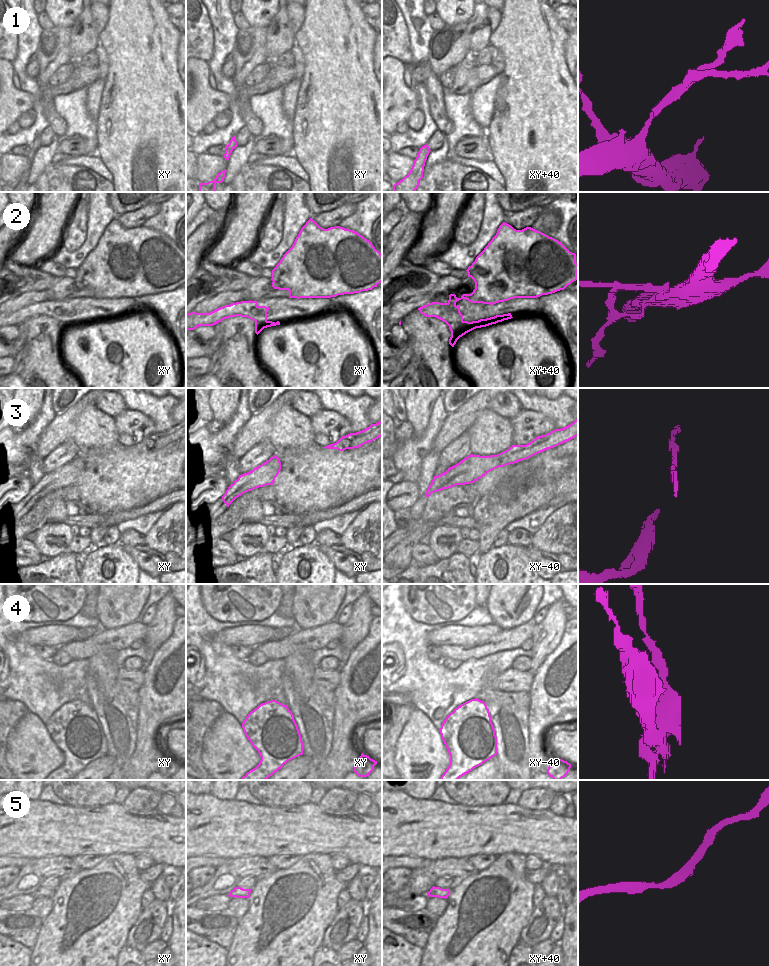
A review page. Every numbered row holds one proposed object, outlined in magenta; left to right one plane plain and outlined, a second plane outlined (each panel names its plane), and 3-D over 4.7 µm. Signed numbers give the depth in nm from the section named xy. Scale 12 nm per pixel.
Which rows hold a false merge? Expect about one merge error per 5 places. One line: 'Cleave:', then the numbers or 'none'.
Cleave: 1, 2, 3, 4

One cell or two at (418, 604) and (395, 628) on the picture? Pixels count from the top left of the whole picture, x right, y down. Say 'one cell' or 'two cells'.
two cells

